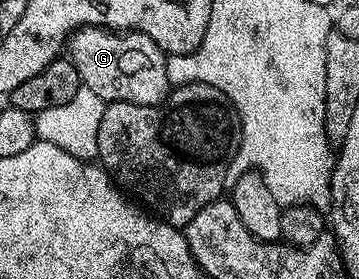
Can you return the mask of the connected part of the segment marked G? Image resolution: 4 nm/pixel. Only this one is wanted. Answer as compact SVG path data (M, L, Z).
M82 26L67 41L67 56L79 70L82 85L90 87L106 102L127 102L151 106L168 97L167 56L161 47L142 32L119 32L100 26Z

